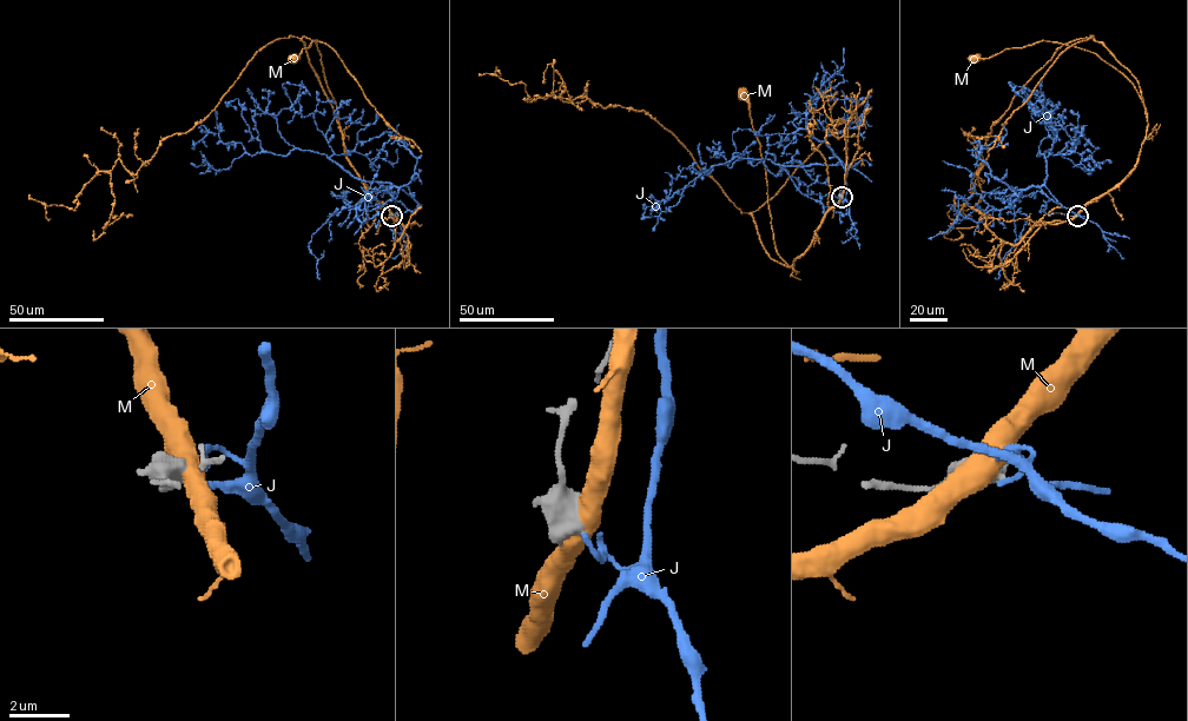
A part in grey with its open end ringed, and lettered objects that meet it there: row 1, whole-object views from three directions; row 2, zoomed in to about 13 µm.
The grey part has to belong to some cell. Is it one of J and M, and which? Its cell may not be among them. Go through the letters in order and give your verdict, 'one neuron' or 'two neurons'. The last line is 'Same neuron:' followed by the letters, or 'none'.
J: two neurons
M: two neurons
Same neuron: none

